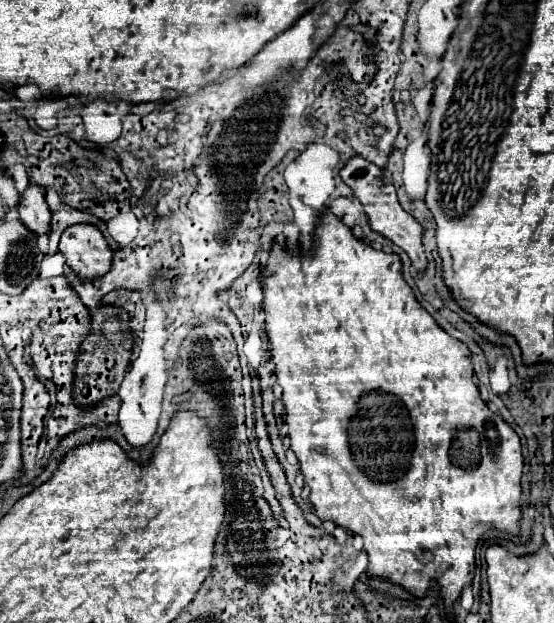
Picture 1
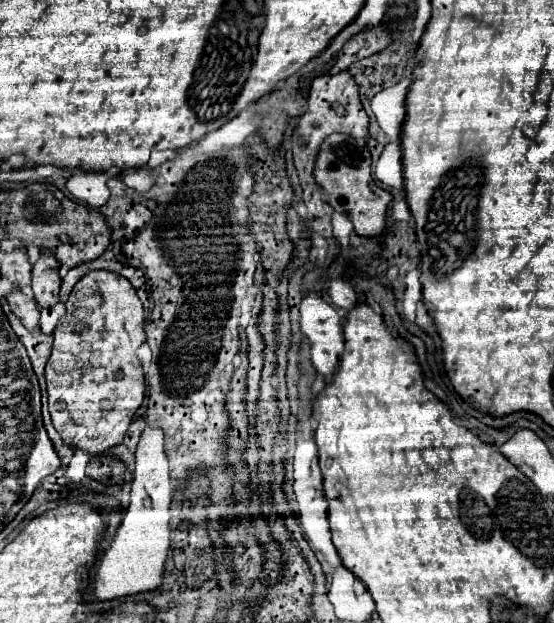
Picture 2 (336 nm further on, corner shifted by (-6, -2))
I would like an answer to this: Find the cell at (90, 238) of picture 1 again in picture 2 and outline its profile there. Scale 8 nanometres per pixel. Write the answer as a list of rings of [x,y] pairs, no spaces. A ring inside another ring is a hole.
[[[88,272],[70,292],[66,314],[58,320],[54,330],[52,356],[46,364],[46,384],[52,424],[60,432],[62,440],[74,450],[82,450],[88,456],[98,456],[124,442],[130,422],[146,396],[146,378],[142,362],[136,356],[136,350],[146,342],[144,322],[146,314],[136,290],[126,278],[114,272]]]

